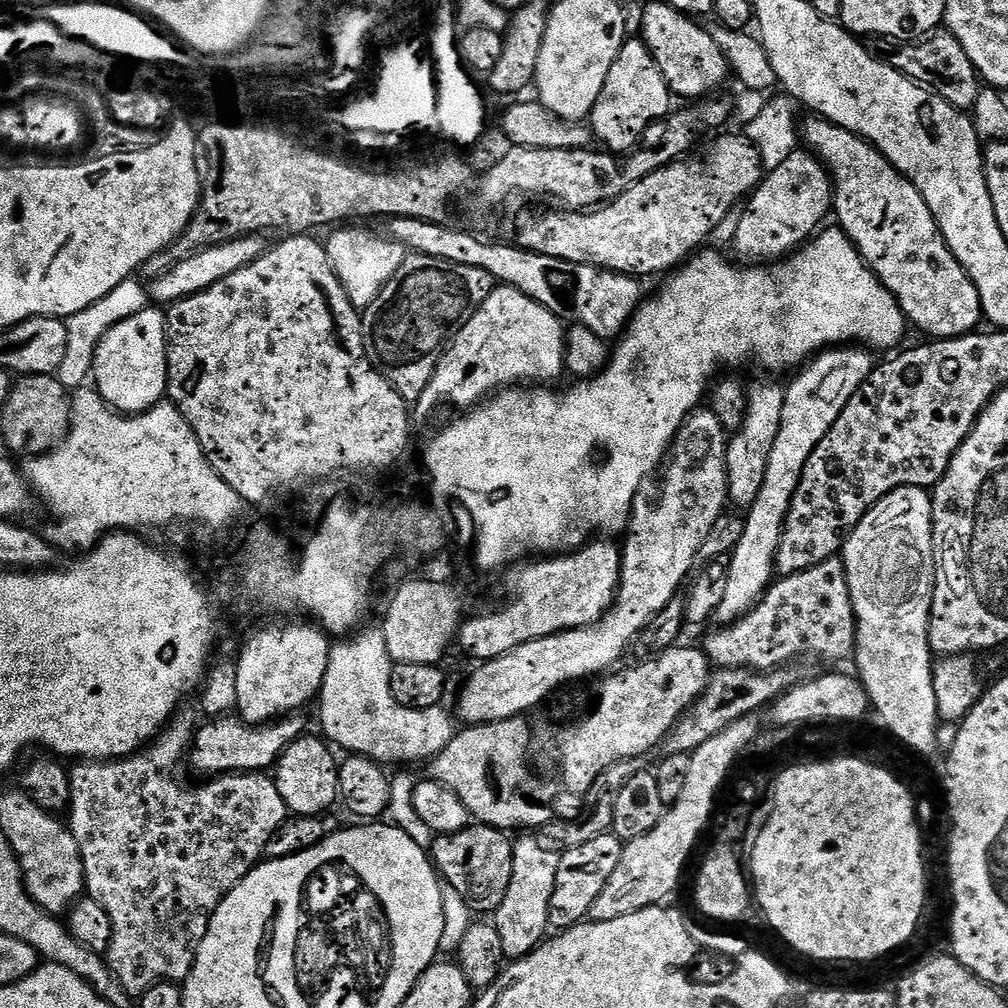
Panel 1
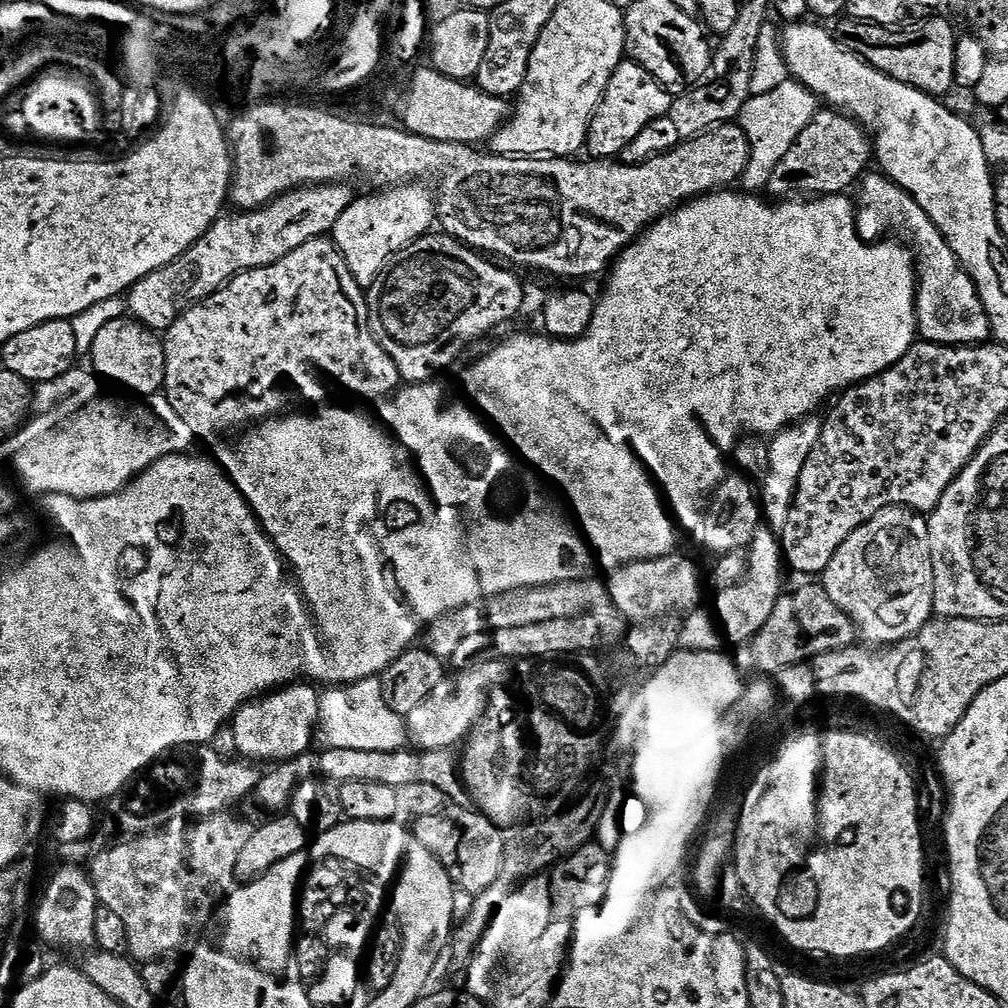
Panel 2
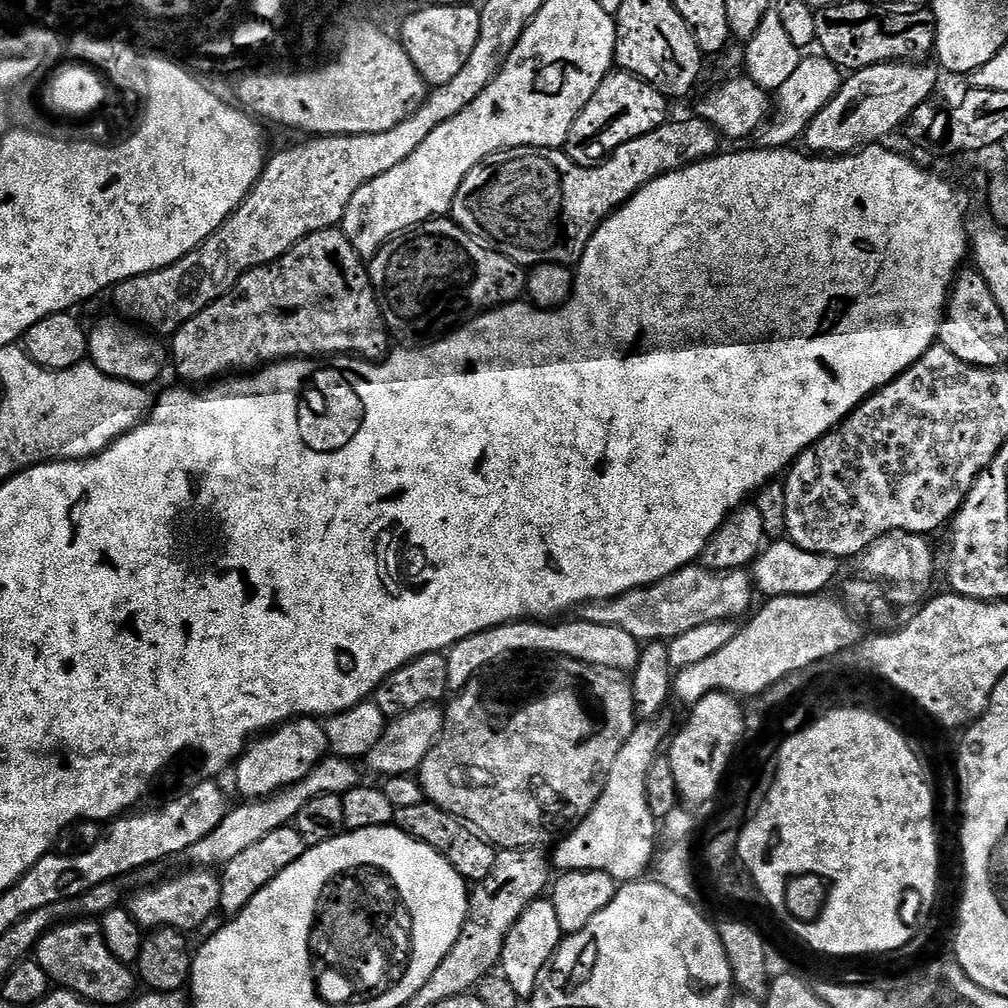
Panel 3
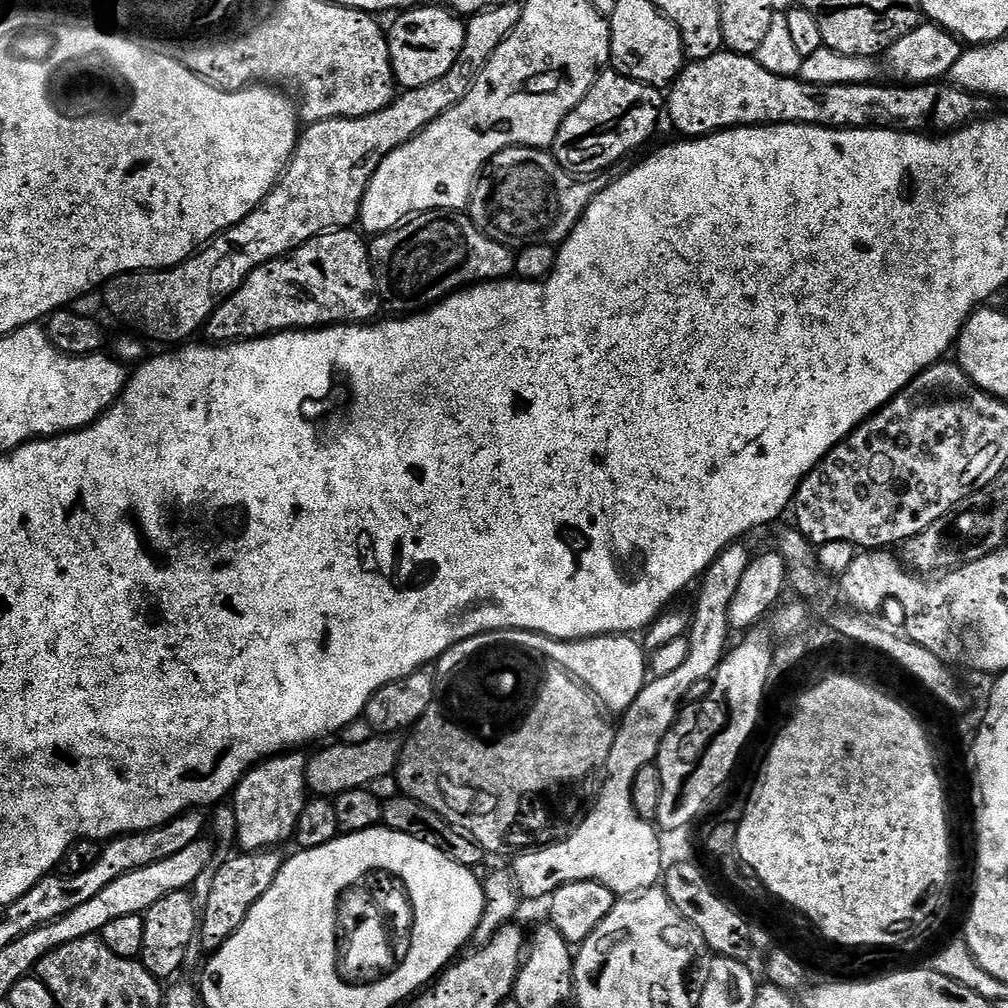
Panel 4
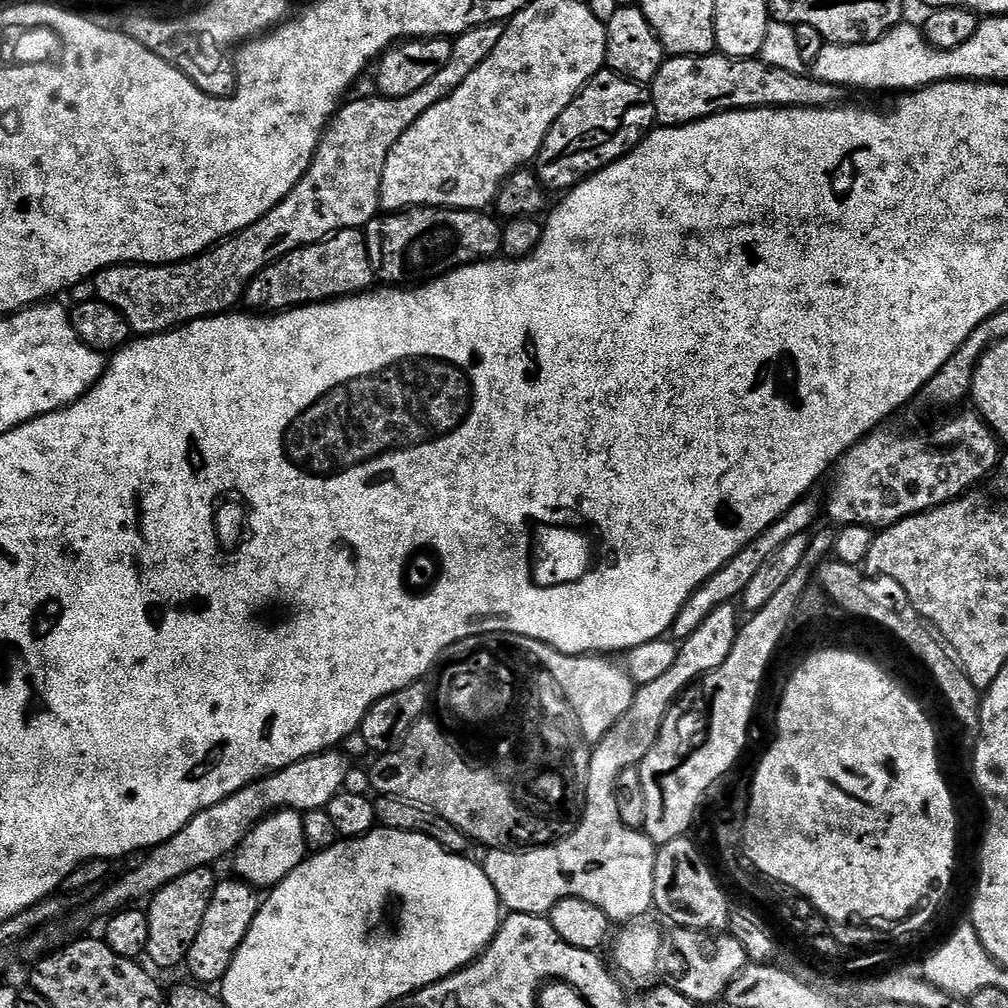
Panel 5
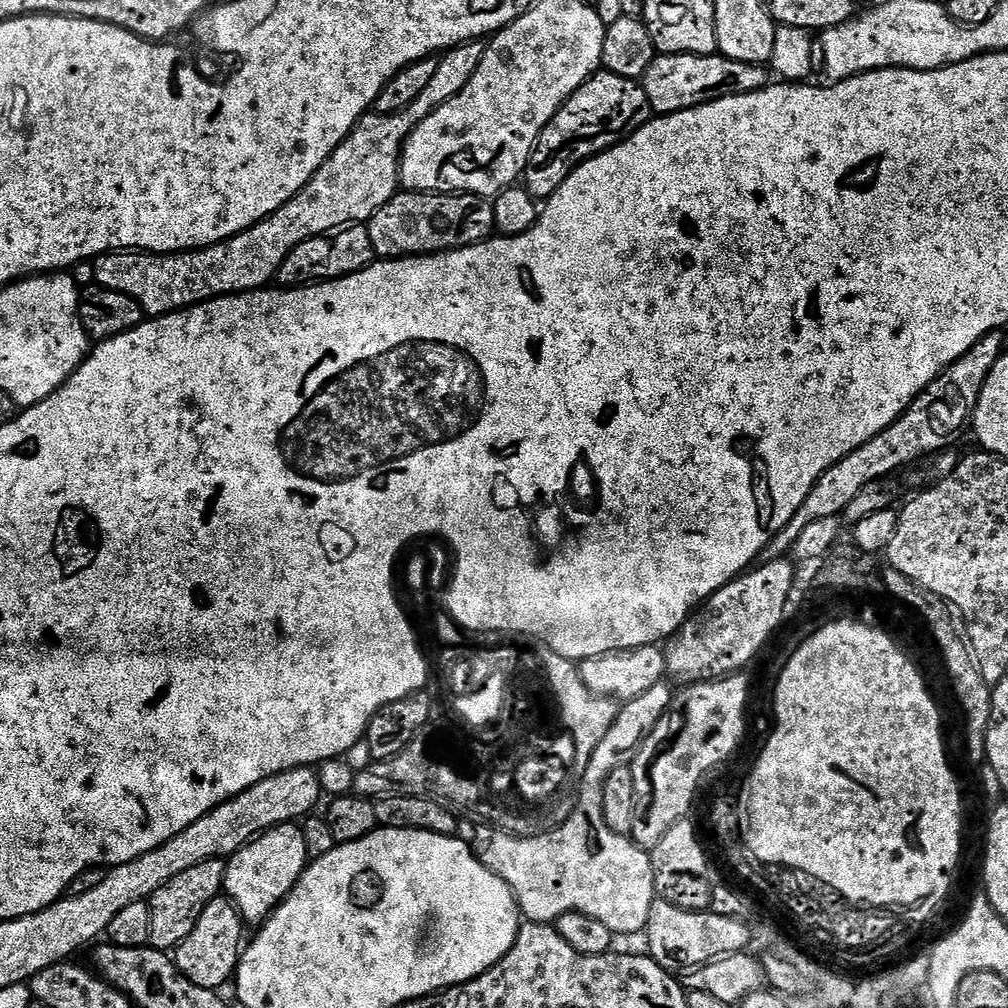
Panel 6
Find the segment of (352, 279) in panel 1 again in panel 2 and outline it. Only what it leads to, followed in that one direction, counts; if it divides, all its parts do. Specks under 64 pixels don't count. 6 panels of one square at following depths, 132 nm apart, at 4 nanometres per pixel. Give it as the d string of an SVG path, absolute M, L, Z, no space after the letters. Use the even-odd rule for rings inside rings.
M404 182L381 191L384 192L381 196L353 199L342 218L338 218L332 227L330 239L361 288L367 290L372 287L372 283L380 277L381 268L396 252L401 252L419 236L429 235L431 228L428 227L437 219L434 196L420 184L423 183Z

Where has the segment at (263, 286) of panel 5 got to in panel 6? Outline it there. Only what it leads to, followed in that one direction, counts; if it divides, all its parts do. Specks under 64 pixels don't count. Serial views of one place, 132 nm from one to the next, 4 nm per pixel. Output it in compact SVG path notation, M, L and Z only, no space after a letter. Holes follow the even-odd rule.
M367 223L343 224L330 230L324 236L315 236L290 250L288 257L276 272L276 280L283 287L307 286L325 280L341 280L355 272L361 272L367 264L373 263L374 253Z

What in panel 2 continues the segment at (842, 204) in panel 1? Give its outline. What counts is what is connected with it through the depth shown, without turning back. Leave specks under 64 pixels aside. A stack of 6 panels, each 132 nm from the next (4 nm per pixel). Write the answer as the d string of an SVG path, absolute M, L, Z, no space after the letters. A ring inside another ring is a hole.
M865 175L859 181L860 204L858 200L856 230L863 240L869 242L887 237L891 228L905 232L912 239L910 244L918 261L916 327L919 335L933 344L967 346L985 343L992 336L992 323L988 321L988 311L982 306L982 298L970 274L915 198L887 176L875 175Z

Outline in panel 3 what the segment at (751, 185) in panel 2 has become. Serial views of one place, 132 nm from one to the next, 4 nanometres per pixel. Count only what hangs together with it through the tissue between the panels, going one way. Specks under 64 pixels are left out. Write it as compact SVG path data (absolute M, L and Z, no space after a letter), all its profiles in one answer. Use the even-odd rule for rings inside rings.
M822 54L805 55L798 70L774 93L774 111L758 133L761 148L787 148L803 137L812 119L834 98L842 81L841 69L830 63Z

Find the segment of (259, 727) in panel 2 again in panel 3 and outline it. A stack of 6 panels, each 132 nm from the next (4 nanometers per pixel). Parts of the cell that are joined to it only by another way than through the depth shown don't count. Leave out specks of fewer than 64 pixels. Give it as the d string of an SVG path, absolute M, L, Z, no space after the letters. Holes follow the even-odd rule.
M293 718L287 724L253 739L245 747L244 755L234 765L236 788L244 798L273 796L279 788L306 778L306 774L310 774L316 763L329 755L329 752L326 730L319 719Z

